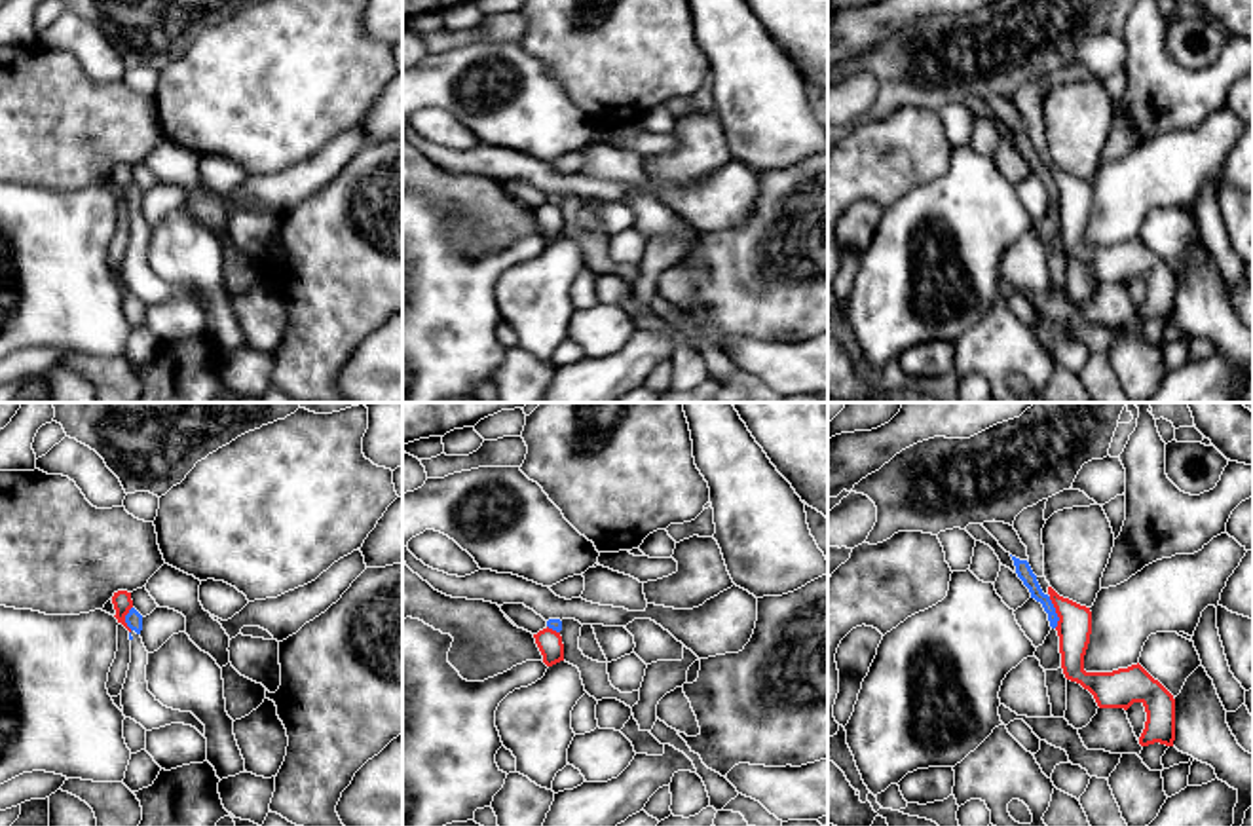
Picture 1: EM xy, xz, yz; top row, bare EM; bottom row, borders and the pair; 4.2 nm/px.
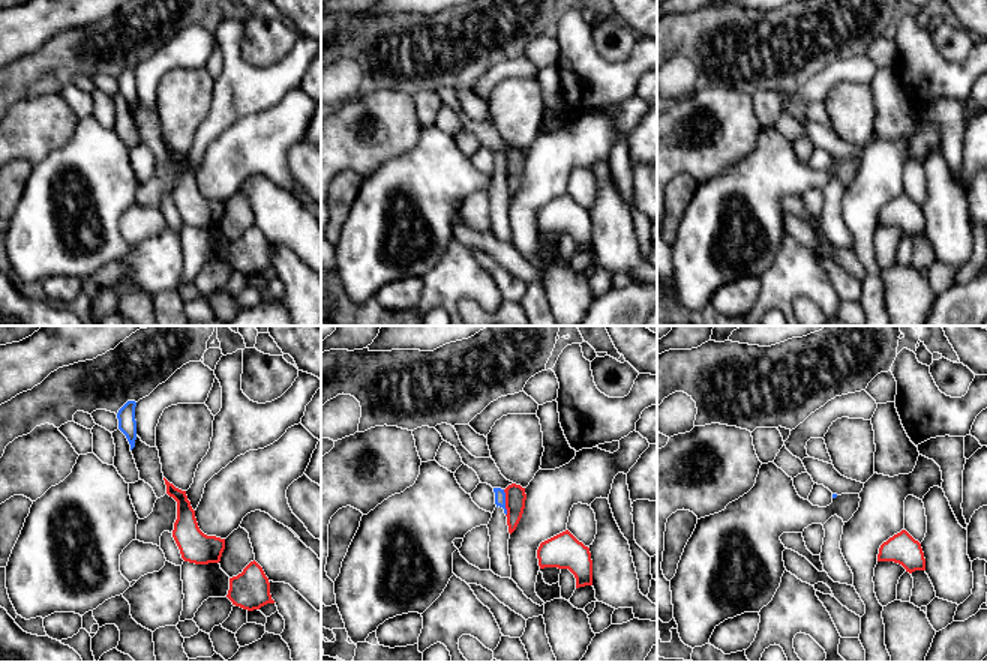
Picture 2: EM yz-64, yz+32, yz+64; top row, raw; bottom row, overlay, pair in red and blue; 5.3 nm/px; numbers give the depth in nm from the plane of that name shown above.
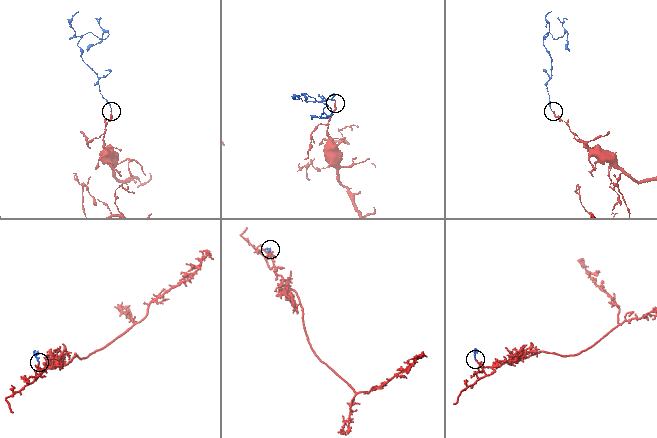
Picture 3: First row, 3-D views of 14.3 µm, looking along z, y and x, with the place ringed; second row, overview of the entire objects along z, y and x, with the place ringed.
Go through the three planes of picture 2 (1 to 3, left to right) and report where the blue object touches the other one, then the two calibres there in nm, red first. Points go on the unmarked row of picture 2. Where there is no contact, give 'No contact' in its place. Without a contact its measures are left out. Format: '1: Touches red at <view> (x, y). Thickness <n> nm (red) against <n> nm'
1: No contact
2: Touches red at yz+32 (506, 167). Thickness 110 nm (red) against 60 nm
3: No contact

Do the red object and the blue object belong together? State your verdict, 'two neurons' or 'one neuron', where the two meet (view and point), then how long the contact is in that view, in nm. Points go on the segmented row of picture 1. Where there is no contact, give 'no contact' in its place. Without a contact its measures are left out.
two neurons; meets red in yz at (1056, 612); contact 140 nm long

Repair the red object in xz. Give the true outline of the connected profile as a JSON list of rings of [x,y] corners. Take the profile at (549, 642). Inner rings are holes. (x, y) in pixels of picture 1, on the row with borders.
[[[547,627],[547,629],[539,630],[537,634],[533,634],[533,638],[543,655],[543,663],[547,666],[552,666],[552,665],[564,661],[564,644],[562,644],[560,632]]]

